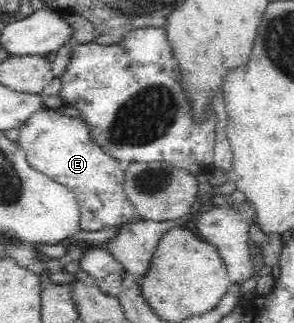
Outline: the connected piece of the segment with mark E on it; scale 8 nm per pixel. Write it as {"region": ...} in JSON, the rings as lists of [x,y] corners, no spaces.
{"region":[[[52,108],[39,110],[20,126],[18,143],[32,168],[74,193],[80,208],[80,230],[114,227],[134,217],[134,206],[127,199],[123,189],[123,166],[93,141],[90,128],[81,119],[64,117]]]}

